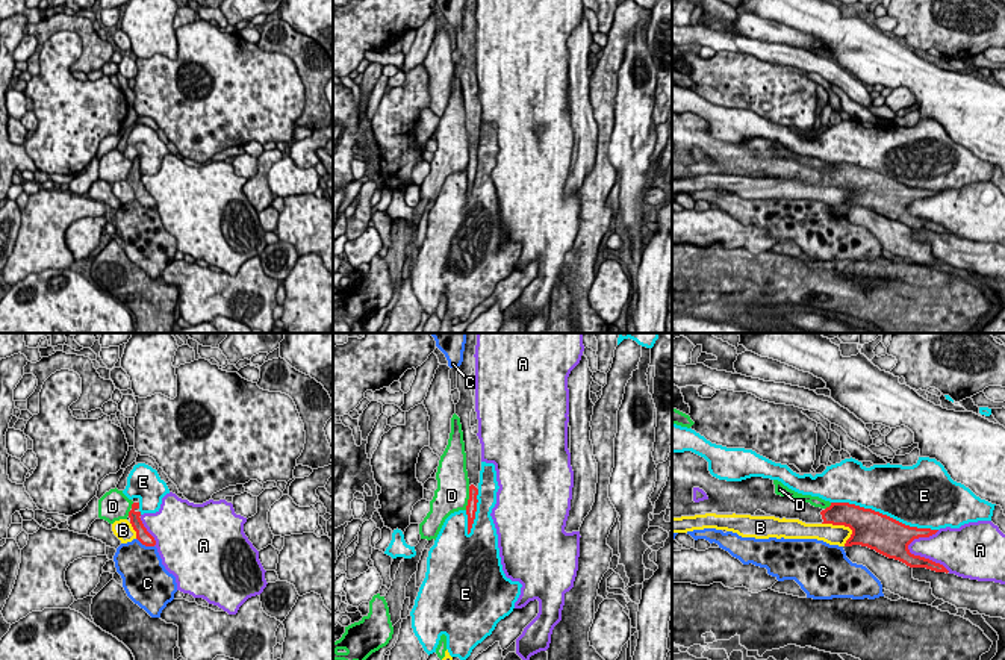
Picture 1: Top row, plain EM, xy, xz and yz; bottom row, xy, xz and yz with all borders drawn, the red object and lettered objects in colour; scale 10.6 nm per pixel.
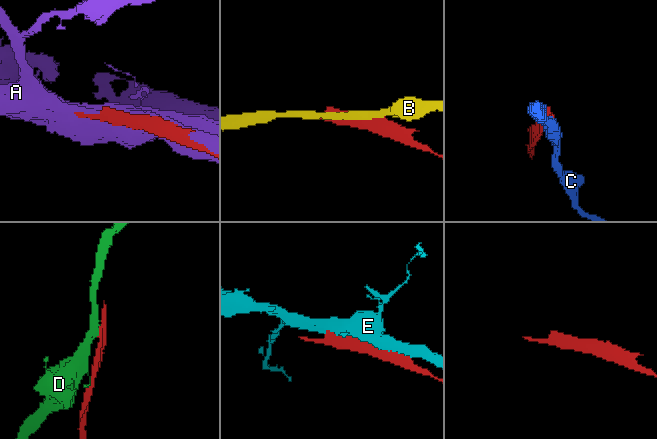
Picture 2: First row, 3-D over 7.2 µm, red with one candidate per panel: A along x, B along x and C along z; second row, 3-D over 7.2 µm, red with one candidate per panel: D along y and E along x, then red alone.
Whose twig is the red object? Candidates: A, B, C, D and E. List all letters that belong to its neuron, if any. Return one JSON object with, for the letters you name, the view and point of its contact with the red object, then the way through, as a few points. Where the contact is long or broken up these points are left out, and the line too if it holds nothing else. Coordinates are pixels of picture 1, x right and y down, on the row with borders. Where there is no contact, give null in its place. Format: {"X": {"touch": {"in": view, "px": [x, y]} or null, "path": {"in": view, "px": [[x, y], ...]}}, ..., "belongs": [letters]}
{"belongs": []}

